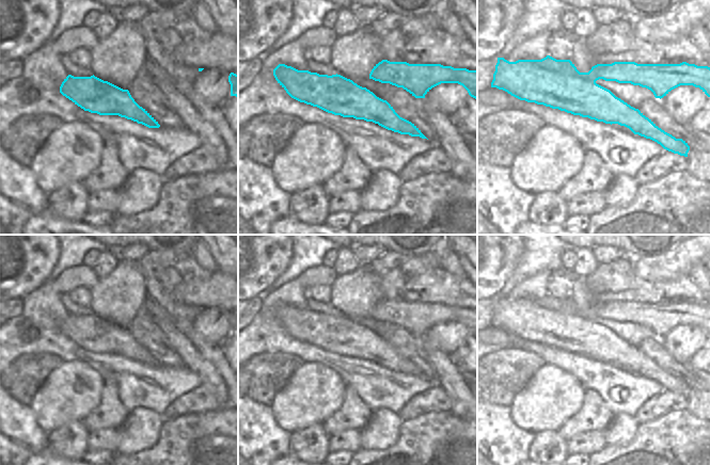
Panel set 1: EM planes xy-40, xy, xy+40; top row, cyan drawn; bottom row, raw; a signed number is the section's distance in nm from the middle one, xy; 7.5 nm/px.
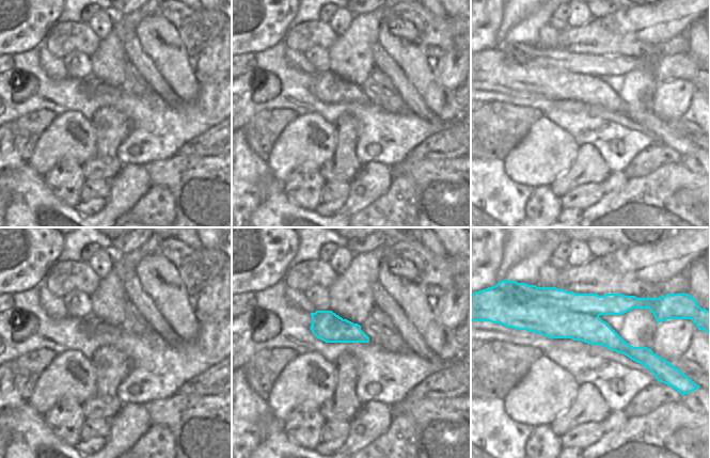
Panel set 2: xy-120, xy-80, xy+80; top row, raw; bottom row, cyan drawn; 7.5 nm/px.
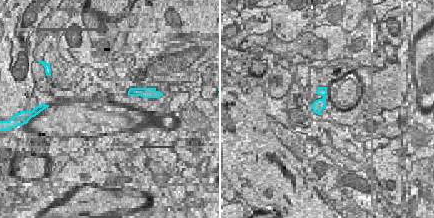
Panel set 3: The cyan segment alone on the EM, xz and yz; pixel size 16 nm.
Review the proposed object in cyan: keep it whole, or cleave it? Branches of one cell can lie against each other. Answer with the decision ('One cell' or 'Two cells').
Two cells.

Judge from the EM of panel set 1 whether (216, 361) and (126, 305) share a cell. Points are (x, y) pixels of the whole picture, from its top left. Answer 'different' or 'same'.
different

